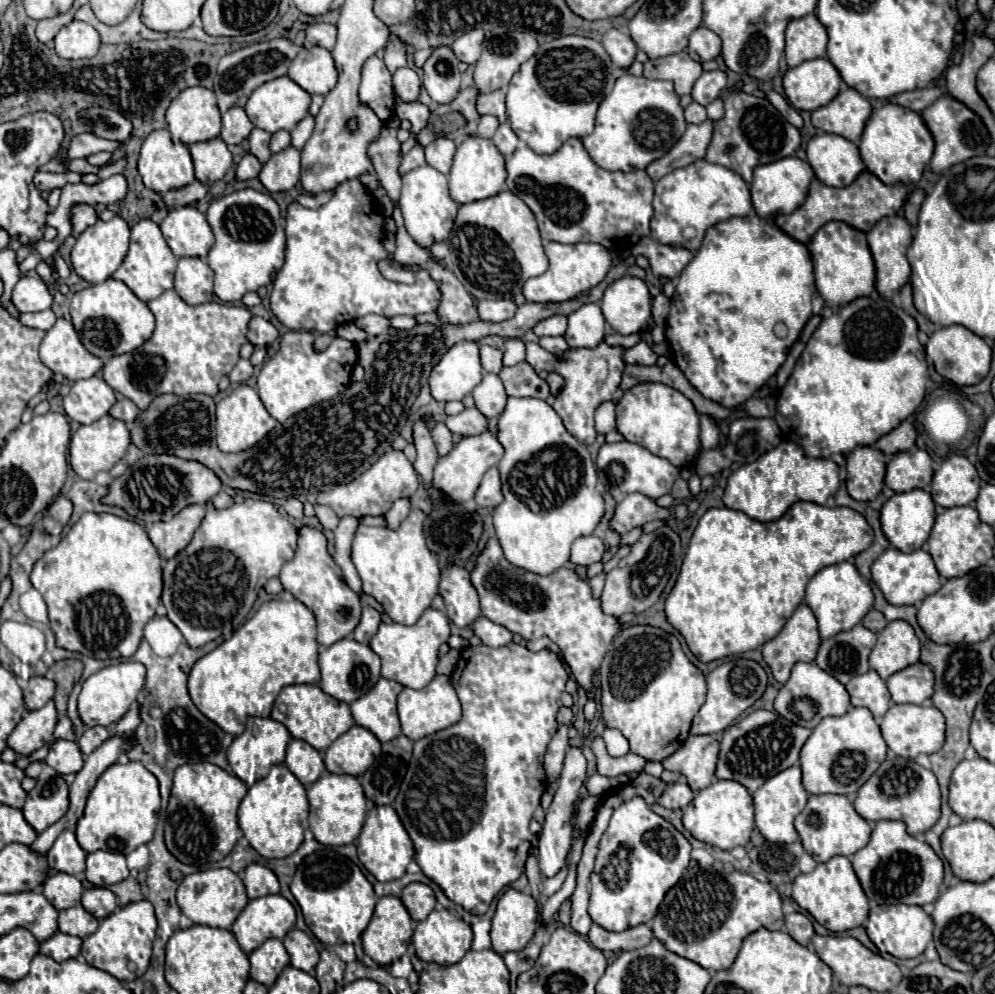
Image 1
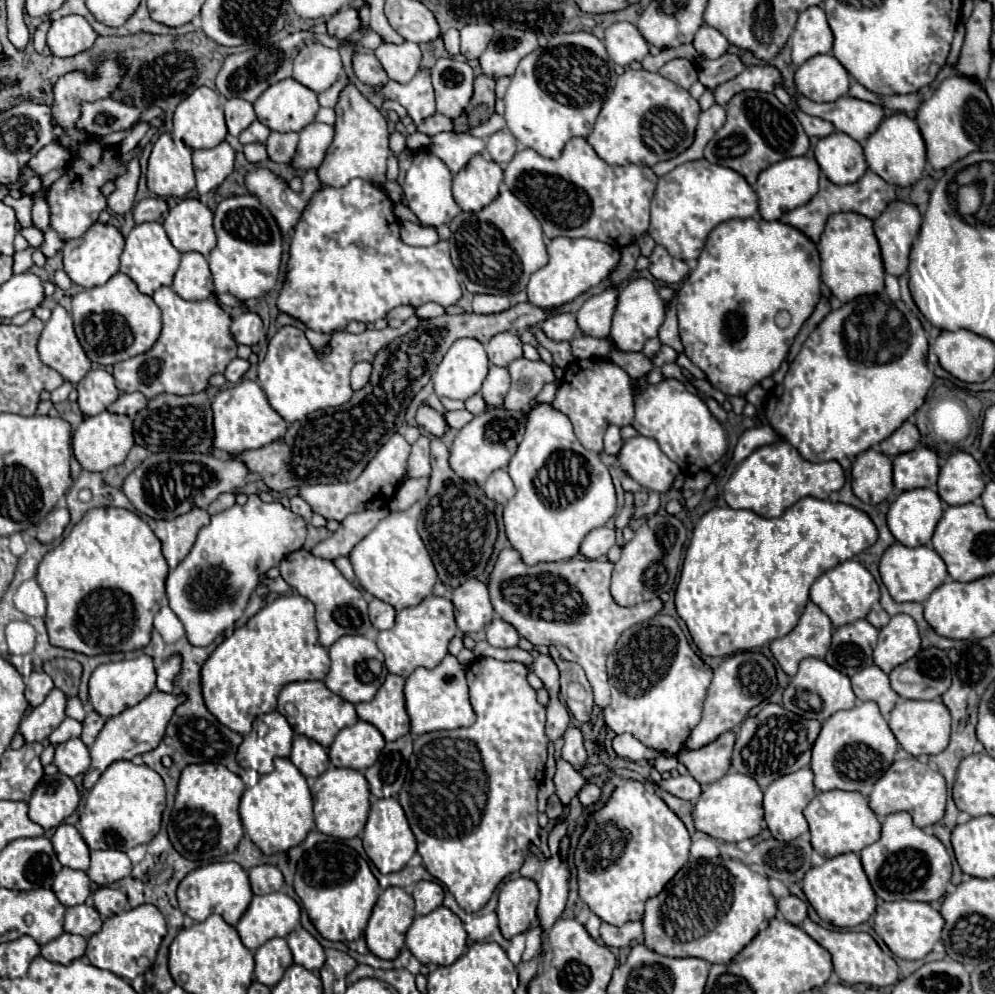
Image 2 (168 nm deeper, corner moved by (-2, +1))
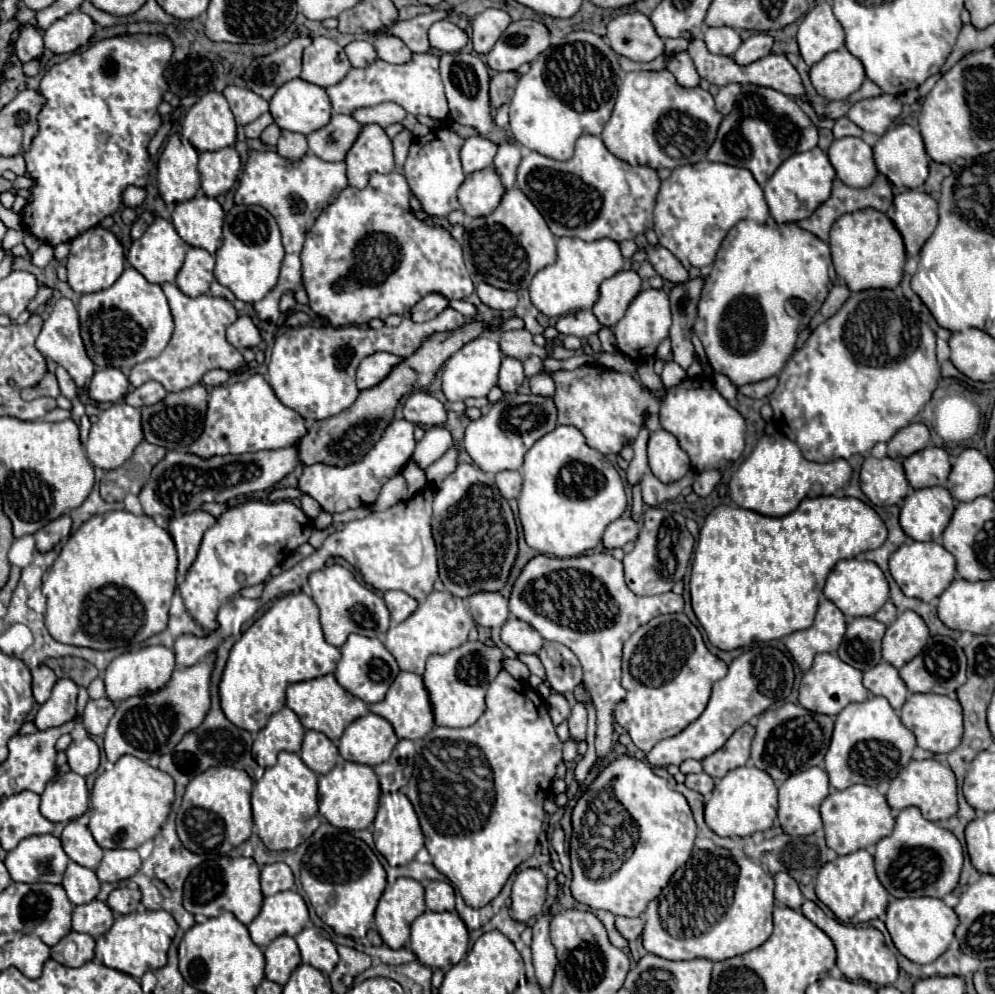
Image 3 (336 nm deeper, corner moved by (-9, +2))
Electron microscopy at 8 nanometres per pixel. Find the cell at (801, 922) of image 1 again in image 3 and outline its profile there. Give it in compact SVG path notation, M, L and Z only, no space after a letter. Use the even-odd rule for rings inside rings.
M775 874L775 900L781 906L799 910L805 902L797 882L793 882L793 878L789 878L789 874Z

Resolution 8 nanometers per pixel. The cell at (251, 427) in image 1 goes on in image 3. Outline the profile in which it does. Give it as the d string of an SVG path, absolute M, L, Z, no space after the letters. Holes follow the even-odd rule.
M251 374L245 382L223 384L211 390L205 430L191 444L191 452L201 458L211 458L215 454L277 450L297 442L305 430L305 420L275 398L269 382L261 374Z

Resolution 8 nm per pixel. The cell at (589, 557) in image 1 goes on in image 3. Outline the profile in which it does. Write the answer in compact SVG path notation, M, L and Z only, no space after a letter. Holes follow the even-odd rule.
M617 518L615 522L611 522L603 534L603 546L607 550L613 548L623 548L627 542L633 542L639 534L639 526L637 522L633 522L631 518Z

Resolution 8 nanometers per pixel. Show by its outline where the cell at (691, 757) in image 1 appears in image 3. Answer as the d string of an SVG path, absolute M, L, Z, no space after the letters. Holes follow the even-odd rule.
M743 724L725 744L723 748L719 748L717 752L713 752L711 756L707 756L703 760L703 770L719 780L723 778L729 770L735 770L739 766L745 766L749 762L749 746L751 746L751 740L755 736L755 730L753 726L749 724Z

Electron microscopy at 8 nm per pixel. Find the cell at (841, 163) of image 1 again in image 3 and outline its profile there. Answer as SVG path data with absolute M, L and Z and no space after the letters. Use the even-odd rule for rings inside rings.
M847 136L833 140L827 156L837 172L837 178L843 180L847 186L865 188L877 174L871 146L861 138Z

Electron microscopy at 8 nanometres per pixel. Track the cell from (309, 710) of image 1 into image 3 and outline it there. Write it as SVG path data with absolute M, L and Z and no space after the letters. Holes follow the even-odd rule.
M333 674L319 676L307 682L297 682L287 688L287 706L299 716L305 730L315 730L325 734L331 742L337 744L343 730L357 718L369 714L369 708L363 700L349 694L345 688L341 688Z

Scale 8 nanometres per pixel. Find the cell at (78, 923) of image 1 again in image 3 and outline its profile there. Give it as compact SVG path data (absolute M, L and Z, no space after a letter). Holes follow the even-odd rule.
M93 900L73 908L73 930L89 934L93 938L105 934L113 926L113 912L105 902Z

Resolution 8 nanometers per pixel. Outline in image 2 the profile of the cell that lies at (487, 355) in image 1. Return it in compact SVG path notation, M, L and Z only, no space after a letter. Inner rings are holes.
M498 333L486 345L486 353L490 363L498 367L508 367L512 361L522 357L522 341L516 333Z

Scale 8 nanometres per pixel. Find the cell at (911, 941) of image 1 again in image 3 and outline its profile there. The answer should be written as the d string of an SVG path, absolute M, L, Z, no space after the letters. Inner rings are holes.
M893 898L887 906L887 918L885 918L885 926L897 950L905 958L917 964L929 964L947 950L947 946L953 940L957 922L959 920L953 908L945 906L945 902L939 898L903 898L903 900Z

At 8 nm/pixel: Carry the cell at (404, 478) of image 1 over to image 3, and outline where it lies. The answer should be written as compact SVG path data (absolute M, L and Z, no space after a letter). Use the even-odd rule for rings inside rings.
M395 420L387 426L383 438L369 450L369 454L347 468L337 468L337 466L325 466L325 464L313 464L305 466L303 474L299 478L299 490L303 494L309 494L315 498L321 508L329 514L345 512L345 508L361 508L361 506L371 506L379 492L381 486L399 474L405 464L411 460L411 454L415 450L415 438L413 438L413 424L407 420Z

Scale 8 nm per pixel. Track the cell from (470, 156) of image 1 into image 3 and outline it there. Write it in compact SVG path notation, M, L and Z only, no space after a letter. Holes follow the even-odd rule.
M493 168L479 170L477 174L469 174L459 188L459 204L463 212L471 218L491 214L505 192L501 178Z

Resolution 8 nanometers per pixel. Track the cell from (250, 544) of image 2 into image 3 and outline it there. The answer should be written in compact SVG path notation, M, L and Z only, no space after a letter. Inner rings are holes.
M249 500L241 506L233 506L227 508L215 522L215 526L211 526L201 542L199 554L193 562L193 566L189 568L189 572L185 574L185 580L179 584L179 592L181 598L185 602L187 612L193 616L193 620L207 632L217 630L217 610L221 608L223 602L231 600L235 594L239 594L243 588L261 584L269 578L269 572L273 566L277 566L281 560L287 560L301 544L305 544L309 540L313 532L311 520L305 516L305 512L295 506L291 500L281 500L281 502L255 502Z

